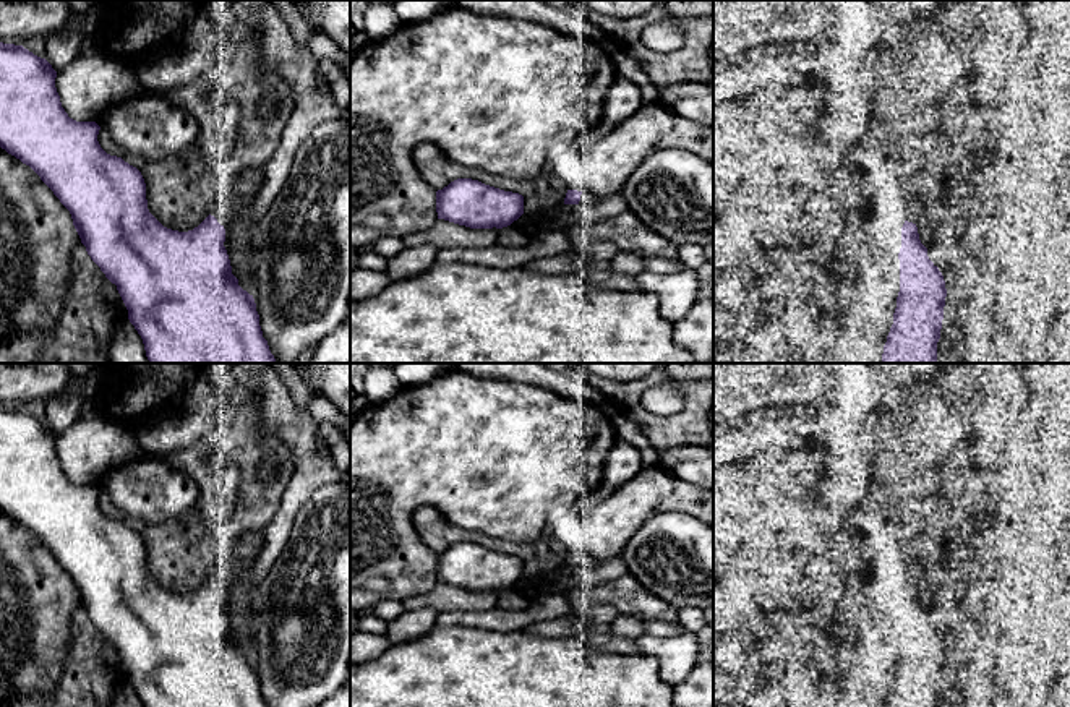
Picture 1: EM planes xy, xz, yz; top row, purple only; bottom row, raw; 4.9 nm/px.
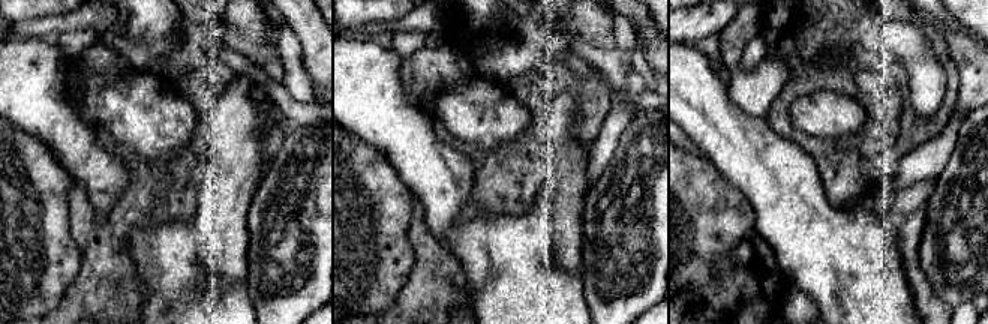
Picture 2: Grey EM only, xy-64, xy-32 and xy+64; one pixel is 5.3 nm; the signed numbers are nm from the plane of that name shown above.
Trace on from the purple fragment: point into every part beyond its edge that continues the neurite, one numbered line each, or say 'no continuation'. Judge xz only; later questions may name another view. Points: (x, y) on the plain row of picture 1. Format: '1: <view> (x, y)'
1: xz (586, 561)

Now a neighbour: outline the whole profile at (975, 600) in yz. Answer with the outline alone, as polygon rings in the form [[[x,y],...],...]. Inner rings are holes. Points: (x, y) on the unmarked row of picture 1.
[[[971,581],[966,585],[961,603],[965,611],[976,621],[982,621],[987,608],[987,582],[986,581]]]

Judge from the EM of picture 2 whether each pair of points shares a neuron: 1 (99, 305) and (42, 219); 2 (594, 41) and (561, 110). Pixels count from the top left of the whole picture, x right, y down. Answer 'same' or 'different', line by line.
1: different
2: different

